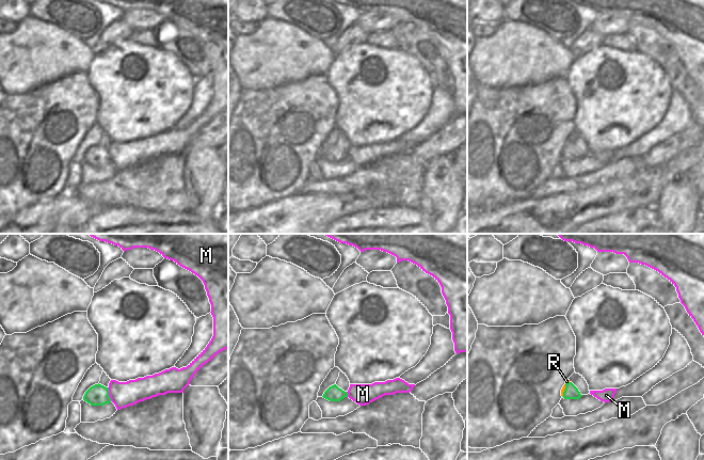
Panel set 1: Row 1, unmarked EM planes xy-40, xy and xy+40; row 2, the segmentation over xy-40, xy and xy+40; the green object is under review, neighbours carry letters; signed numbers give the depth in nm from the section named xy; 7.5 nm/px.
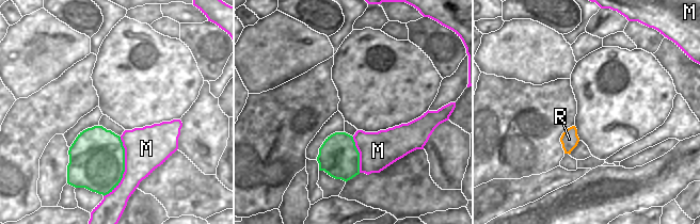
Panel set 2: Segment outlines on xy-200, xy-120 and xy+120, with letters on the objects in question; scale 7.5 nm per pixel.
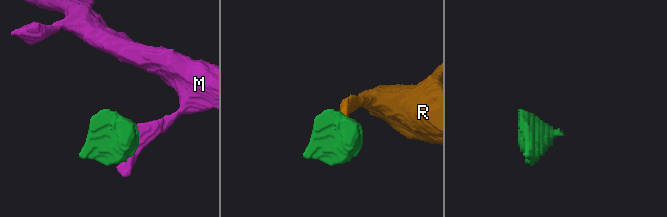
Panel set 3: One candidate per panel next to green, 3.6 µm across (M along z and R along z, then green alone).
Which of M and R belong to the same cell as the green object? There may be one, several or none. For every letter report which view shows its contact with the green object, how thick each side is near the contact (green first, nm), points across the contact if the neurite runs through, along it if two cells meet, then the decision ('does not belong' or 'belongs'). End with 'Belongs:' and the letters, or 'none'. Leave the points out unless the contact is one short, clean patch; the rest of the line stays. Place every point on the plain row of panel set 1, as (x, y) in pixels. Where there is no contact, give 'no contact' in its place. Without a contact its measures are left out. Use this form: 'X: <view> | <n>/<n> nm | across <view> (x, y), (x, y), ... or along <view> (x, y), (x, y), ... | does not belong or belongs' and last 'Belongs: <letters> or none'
M: xy-40 | 160/190 nm | does not belong
R: xy+40 | 110/20 nm | across xy+40 (571, 153), (565, 149), (566, 142) | belongs
Belongs: R

